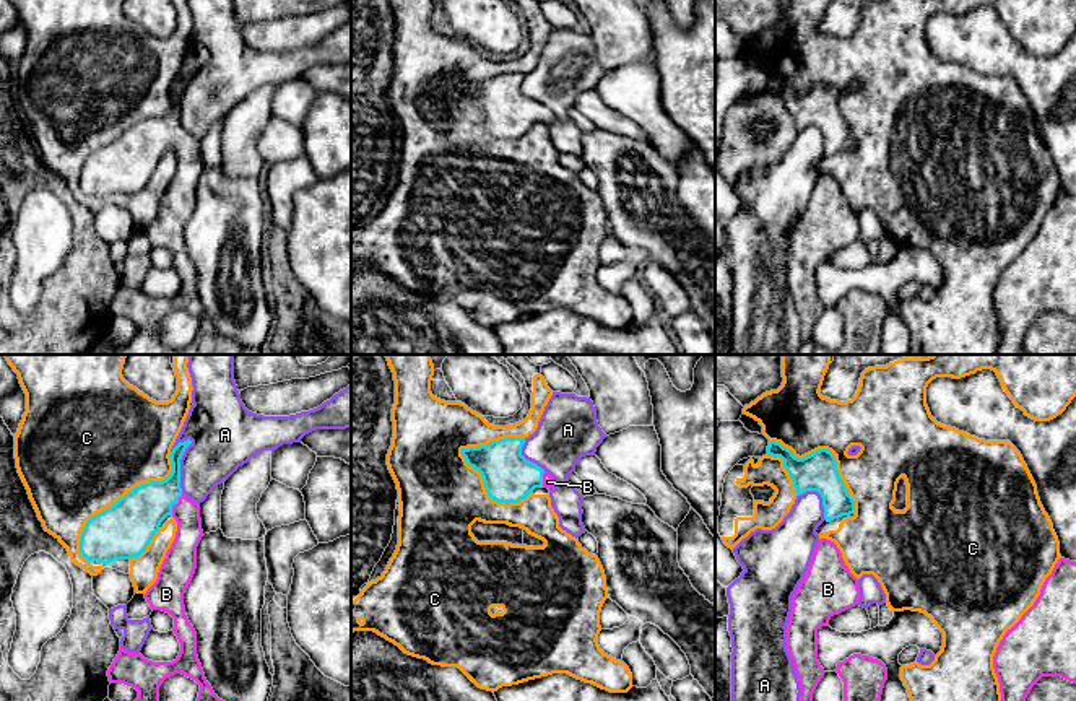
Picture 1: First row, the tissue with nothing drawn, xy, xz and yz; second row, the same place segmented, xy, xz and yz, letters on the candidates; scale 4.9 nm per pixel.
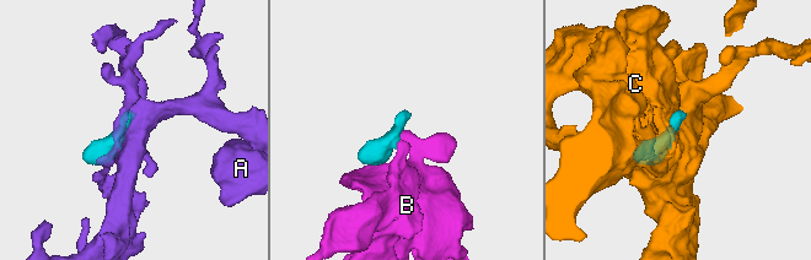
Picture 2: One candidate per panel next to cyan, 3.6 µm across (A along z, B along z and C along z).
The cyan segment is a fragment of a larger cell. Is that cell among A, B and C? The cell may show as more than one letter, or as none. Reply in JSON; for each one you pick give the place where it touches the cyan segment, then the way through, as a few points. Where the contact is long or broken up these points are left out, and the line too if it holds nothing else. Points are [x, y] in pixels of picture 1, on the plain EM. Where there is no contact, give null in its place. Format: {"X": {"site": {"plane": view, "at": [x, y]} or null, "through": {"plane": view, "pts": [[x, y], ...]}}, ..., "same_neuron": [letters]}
{"B": {"site": {"plane": "xy", "at": [176, 139]}, "through": {"plane": "xy", "pts": [[130, 160], [151, 139], [176, 139], [184, 147], [182, 187]]}}, "same_neuron": ["B"]}

